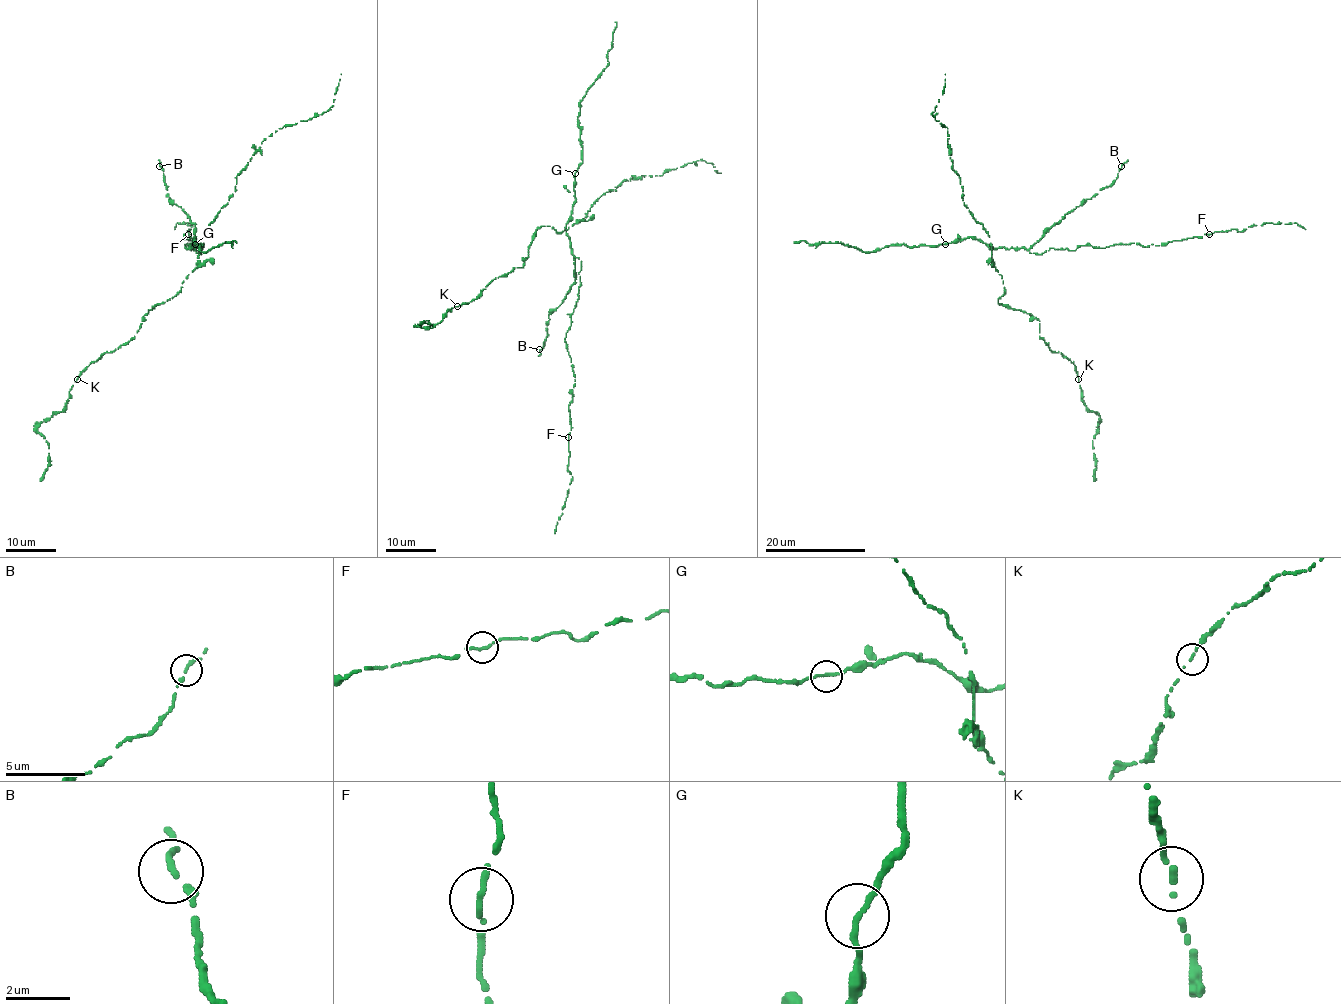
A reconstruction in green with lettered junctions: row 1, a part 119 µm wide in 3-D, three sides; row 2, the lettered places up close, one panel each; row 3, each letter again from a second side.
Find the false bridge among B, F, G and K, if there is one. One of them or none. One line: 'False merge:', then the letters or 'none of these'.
False merge: K

